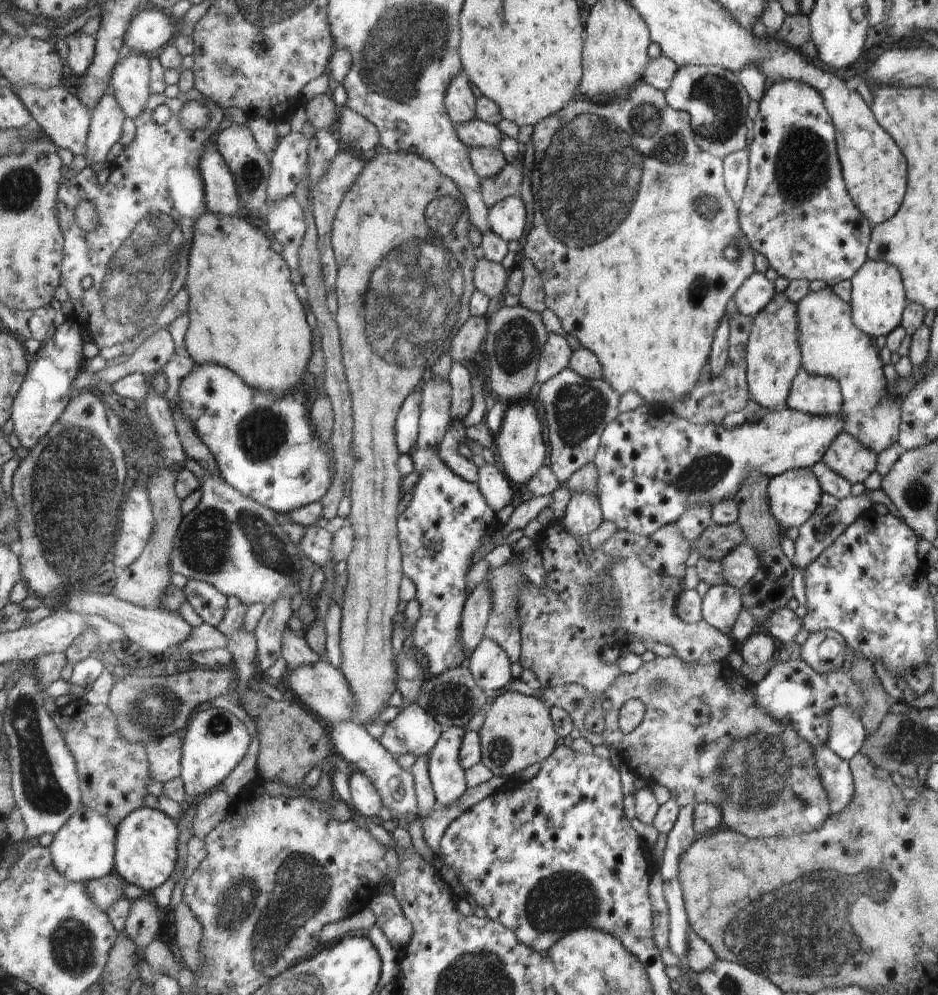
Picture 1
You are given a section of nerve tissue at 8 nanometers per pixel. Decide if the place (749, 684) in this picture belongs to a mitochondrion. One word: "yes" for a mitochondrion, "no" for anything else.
no

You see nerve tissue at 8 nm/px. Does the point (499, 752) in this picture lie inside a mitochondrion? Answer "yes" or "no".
yes

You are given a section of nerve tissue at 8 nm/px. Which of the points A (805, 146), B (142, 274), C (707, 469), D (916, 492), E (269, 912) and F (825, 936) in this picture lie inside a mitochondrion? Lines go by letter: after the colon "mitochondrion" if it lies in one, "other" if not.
A: mitochondrion
B: mitochondrion
C: mitochondrion
D: mitochondrion
E: mitochondrion
F: mitochondrion

